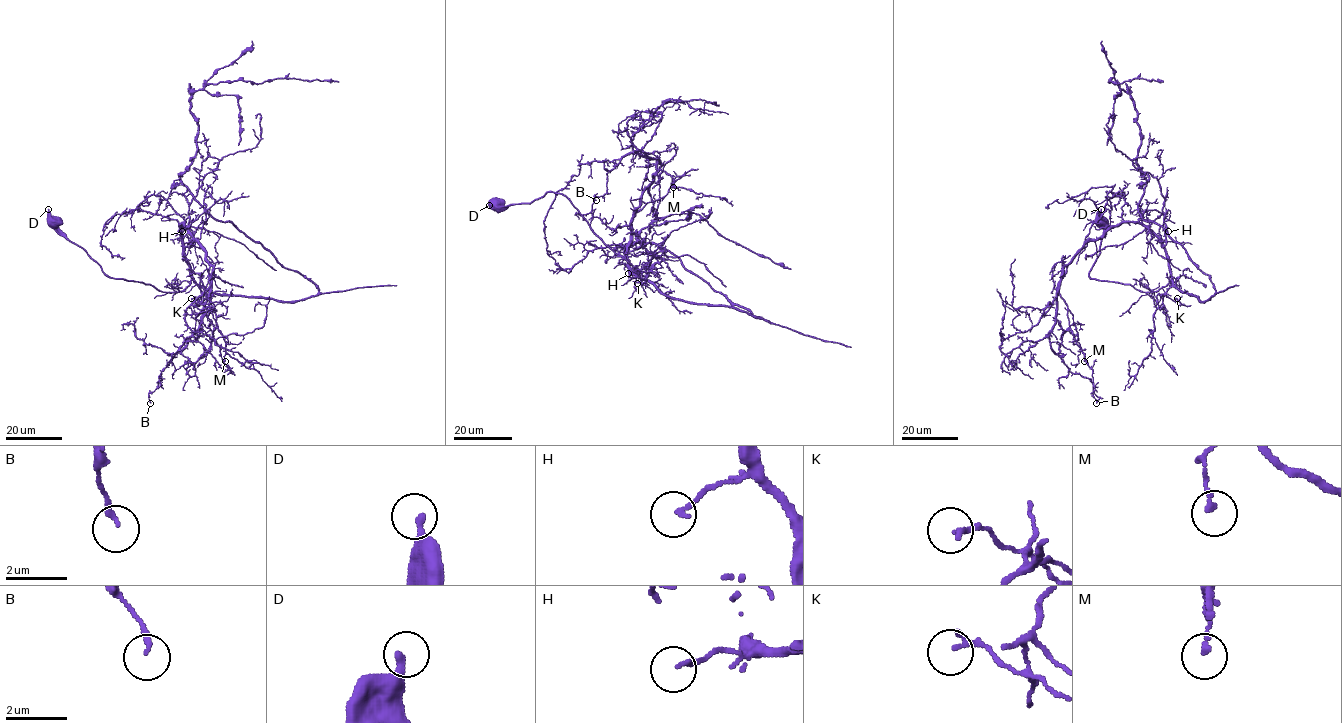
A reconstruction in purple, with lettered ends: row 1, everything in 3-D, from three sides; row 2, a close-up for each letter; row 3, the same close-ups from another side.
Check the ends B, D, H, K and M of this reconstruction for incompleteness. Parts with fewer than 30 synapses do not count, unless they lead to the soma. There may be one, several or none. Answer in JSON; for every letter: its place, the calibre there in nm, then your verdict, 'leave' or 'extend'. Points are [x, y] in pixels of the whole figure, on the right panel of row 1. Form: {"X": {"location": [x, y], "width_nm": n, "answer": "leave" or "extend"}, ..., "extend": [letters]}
{"B": {"location": [1096, 403], "width_nm": 160, "answer": "leave"}, "D": {"location": [1101, 209], "width_nm": 320, "answer": "leave"}, "H": {"location": [1168, 231], "width_nm": 140, "answer": "leave"}, "K": {"location": [1177, 298], "width_nm": 170, "answer": "leave"}, "M": {"location": [1084, 361], "width_nm": 170, "answer": "leave"}, "extend": []}

